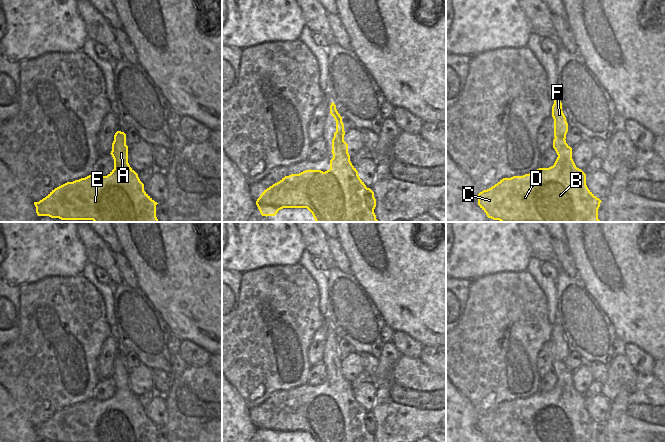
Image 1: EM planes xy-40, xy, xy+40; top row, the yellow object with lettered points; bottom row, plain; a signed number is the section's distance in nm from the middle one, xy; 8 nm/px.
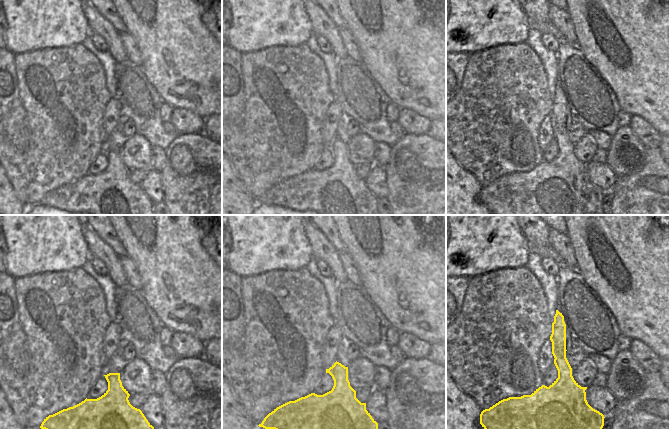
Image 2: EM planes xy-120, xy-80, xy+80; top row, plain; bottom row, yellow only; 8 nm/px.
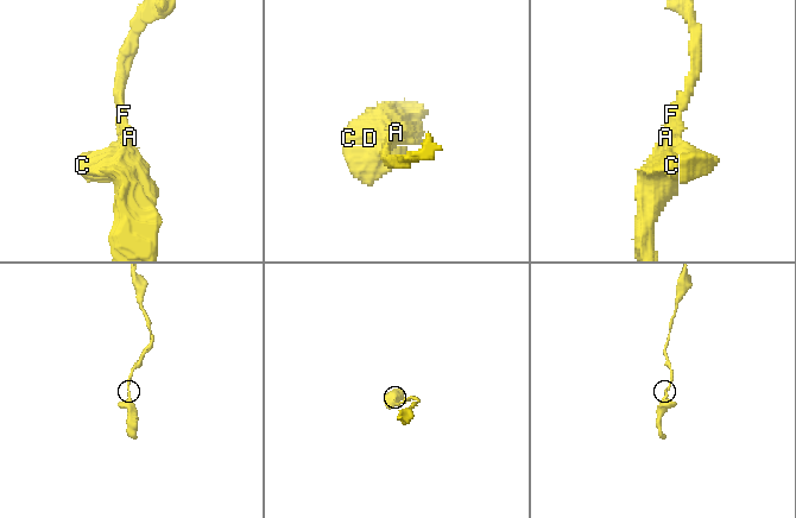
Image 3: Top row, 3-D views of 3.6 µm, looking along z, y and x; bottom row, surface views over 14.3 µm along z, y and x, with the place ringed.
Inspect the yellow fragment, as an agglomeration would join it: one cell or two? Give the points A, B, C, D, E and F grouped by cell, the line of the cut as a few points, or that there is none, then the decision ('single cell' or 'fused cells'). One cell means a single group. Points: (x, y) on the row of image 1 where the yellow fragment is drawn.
groups A B C D E F; cut none; single cell

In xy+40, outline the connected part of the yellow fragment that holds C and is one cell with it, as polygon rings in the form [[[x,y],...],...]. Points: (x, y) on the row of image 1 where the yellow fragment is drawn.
[[[556,95],[552,106],[554,119],[553,148],[558,157],[553,166],[539,168],[523,176],[503,178],[478,194],[478,205],[488,218],[500,222],[601,222],[598,209],[602,202],[586,185],[586,174],[576,167],[572,148],[566,143],[568,123],[562,103]]]

